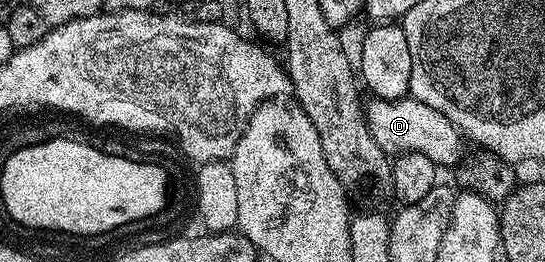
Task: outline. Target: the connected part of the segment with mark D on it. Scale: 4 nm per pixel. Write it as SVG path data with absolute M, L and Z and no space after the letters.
M412 97L404 99L370 98L364 104L365 120L371 129L371 137L375 137L375 145L390 156L412 153L431 157L438 168L456 168L462 162L461 154L465 151L466 140L462 128L456 127L439 109L431 109L431 105L423 105L423 101Z

